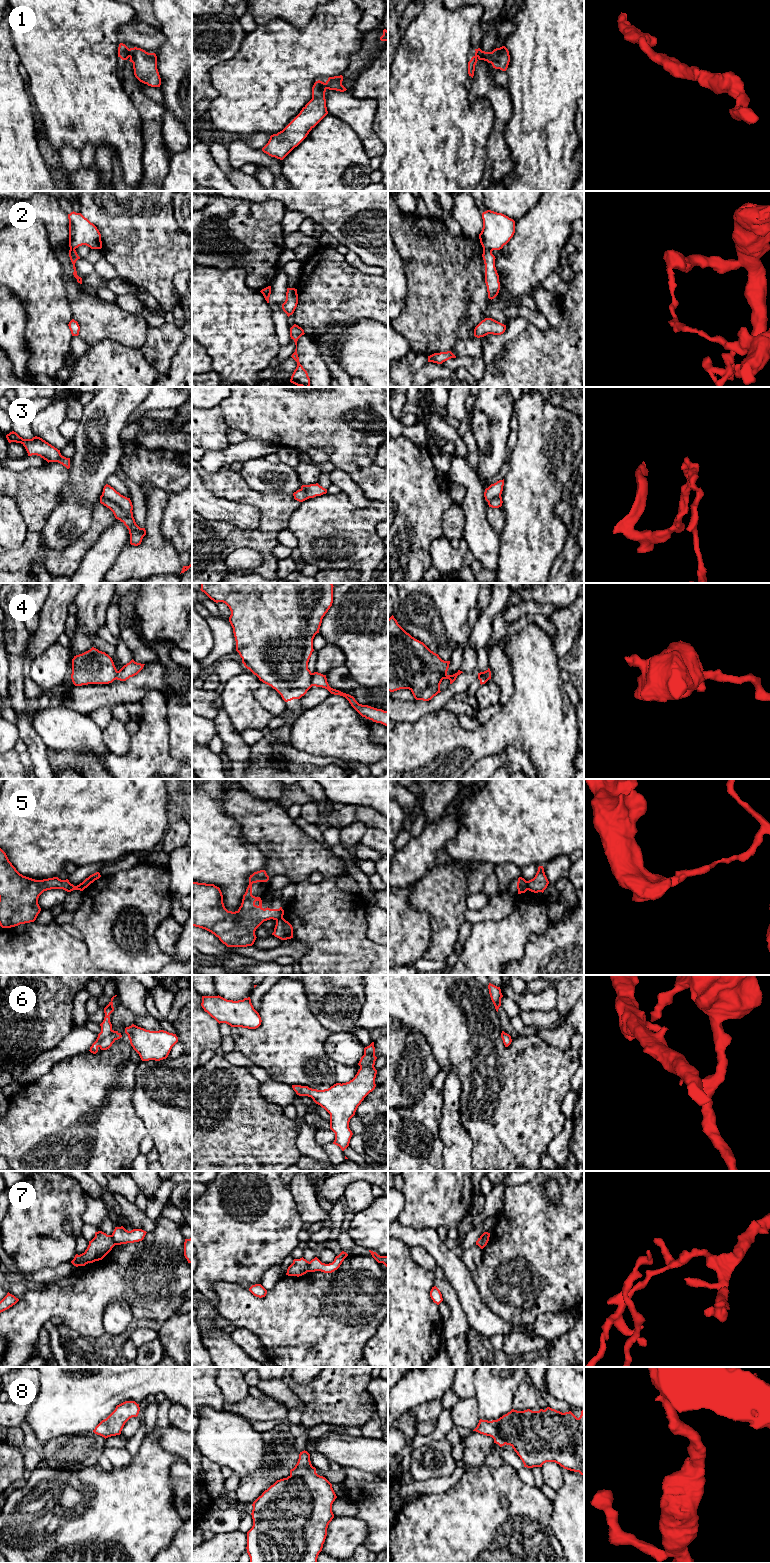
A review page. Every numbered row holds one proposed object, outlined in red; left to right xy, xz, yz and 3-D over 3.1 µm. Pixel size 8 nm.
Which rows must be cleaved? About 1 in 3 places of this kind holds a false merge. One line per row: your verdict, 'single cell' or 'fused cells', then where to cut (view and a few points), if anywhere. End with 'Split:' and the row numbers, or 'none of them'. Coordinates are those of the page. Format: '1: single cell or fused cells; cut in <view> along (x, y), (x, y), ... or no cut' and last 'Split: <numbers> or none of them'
1: single cell; no cut
2: fused cells; cut in yz along (483, 248), (488, 248), (491, 251)
3: fused cells; cut in xy along (102, 494), (123, 510), (126, 517), (143, 536)
4: fused cells; cut in xz along (311, 673), (311, 683), (313, 685)
5: fused cells; cut in yz along (526, 881), (528, 889)
6: single cell; no cut
7: fused cells; cut in xy along (110, 1235), (116, 1244)
8: single cell; no cut
Split: 2, 3, 4, 5, 7

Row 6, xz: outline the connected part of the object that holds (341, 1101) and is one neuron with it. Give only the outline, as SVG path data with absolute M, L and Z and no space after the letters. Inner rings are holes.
M374 1042L364 1048L355 1077L346 1083L336 1083L328 1089L317 1090L308 1086L292 1085L293 1090L299 1096L308 1096L324 1108L330 1114L330 1129L335 1133L333 1144L344 1151L350 1143L353 1135L349 1128L350 1119L364 1098L375 1087L377 1070L375 1069Z

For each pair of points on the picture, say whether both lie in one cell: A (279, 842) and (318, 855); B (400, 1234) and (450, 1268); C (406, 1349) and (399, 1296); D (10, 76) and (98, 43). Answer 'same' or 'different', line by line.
A: same
B: same
C: same
D: different

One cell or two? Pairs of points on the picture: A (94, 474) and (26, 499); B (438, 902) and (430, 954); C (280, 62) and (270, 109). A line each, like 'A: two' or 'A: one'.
A: two
B: one
C: one

